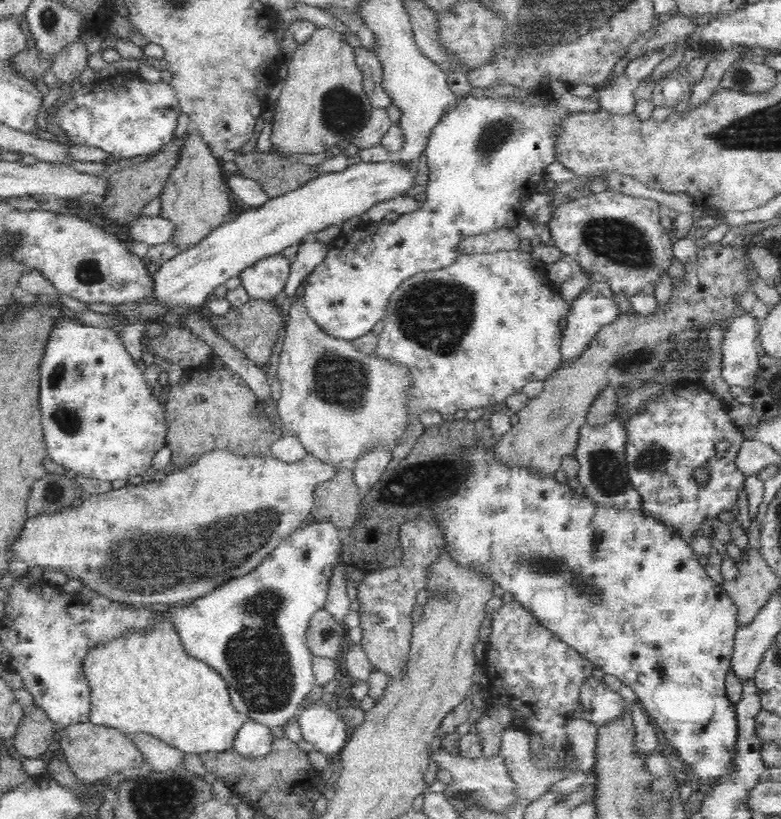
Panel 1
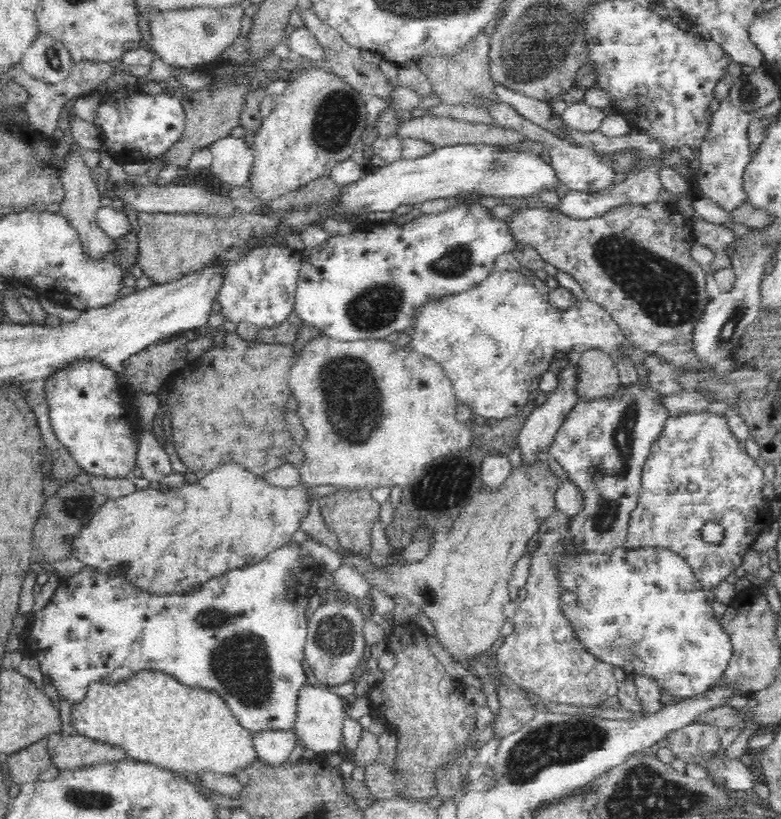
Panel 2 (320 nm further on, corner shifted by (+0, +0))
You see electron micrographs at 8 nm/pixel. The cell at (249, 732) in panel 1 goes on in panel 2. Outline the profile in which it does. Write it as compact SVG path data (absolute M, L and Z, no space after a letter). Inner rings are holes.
M293 729L263 730L253 736L257 759L268 766L278 766L287 762L298 744L300 743Z

